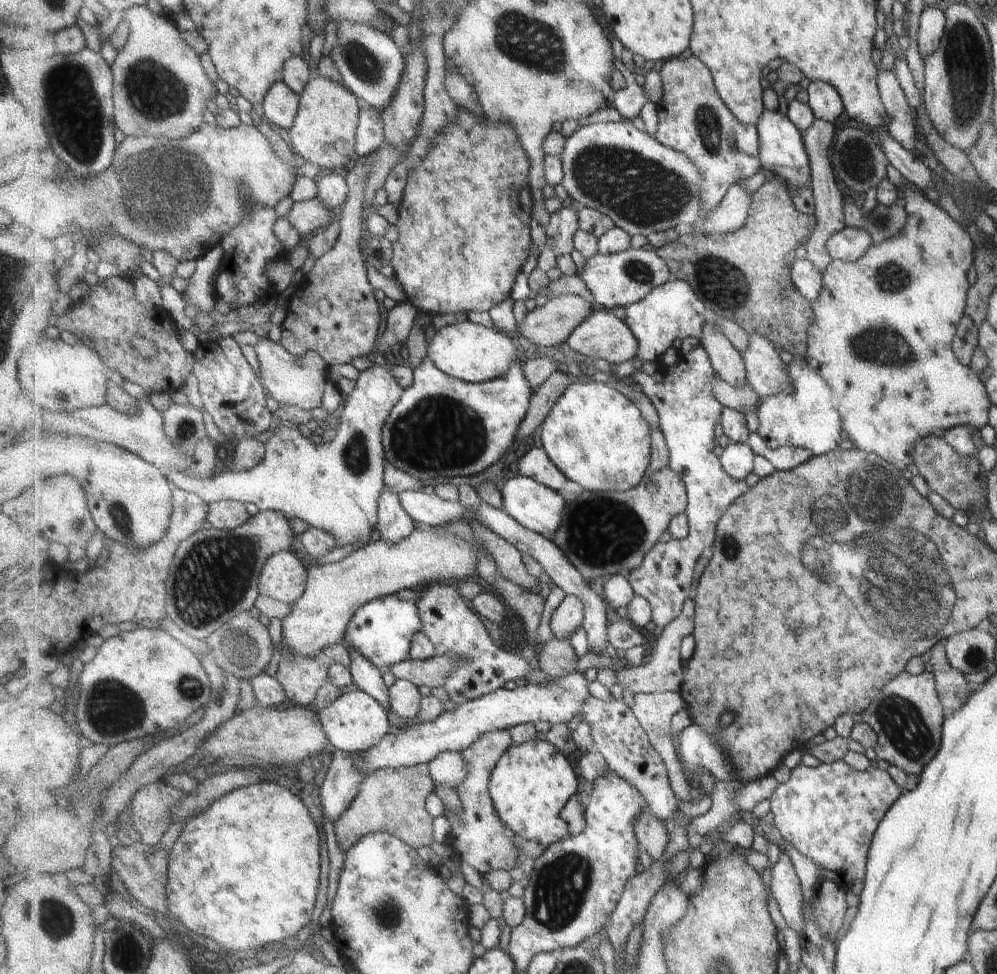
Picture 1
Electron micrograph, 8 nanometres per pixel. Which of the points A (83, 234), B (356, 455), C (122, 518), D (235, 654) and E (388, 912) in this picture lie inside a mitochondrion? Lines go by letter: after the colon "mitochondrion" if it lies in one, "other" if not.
A: other
B: mitochondrion
C: mitochondrion
D: mitochondrion
E: mitochondrion

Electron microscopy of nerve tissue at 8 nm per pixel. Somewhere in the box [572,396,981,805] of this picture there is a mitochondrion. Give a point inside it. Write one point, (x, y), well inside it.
(923, 605)

